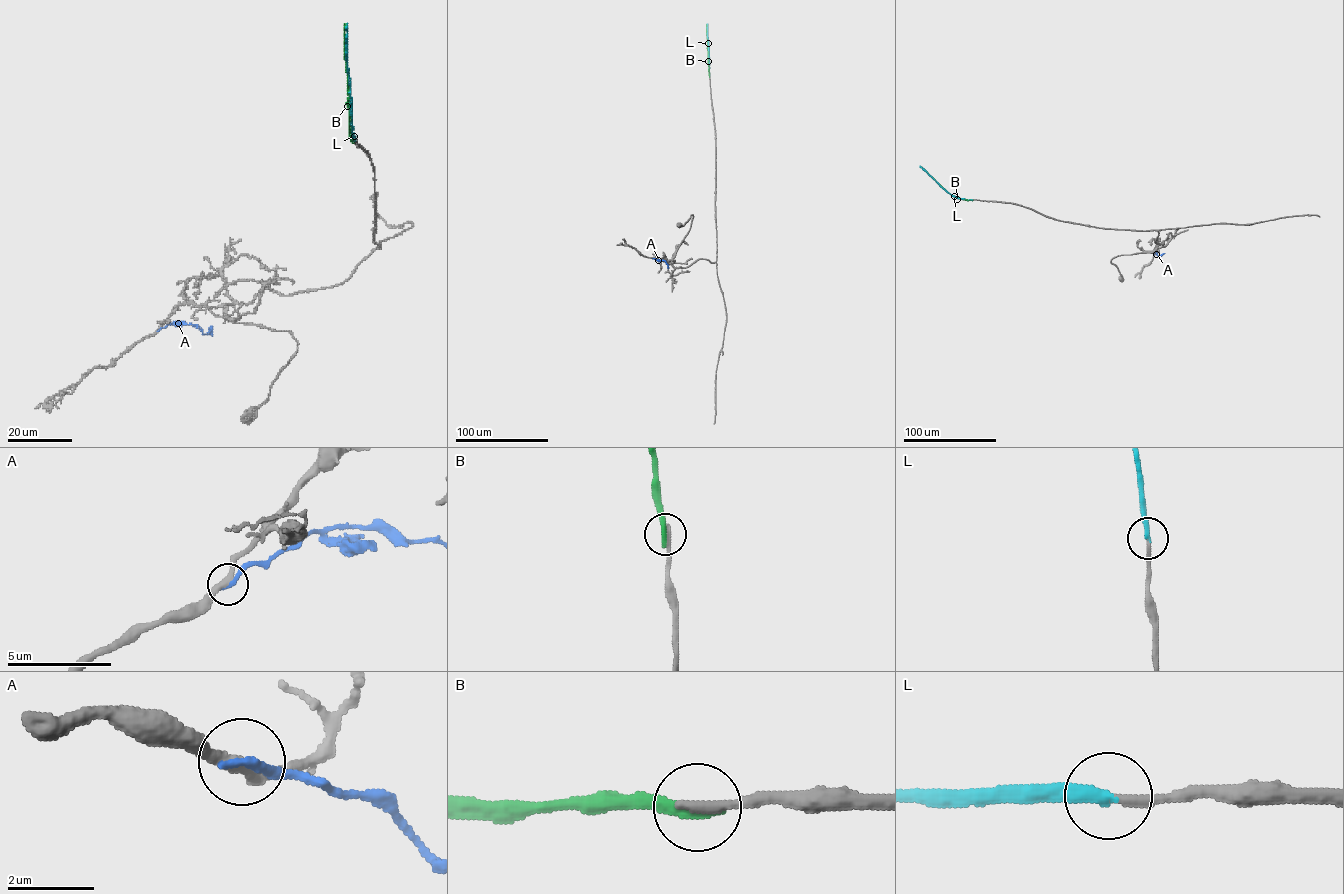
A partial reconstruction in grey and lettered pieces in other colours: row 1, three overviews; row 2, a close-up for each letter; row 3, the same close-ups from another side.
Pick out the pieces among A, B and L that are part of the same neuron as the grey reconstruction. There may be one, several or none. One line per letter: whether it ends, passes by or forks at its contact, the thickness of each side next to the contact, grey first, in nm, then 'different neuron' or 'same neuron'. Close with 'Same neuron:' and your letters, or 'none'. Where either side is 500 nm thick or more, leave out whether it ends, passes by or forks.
A: it ends; calibres 260 and 240 nm; different neuron
B: it ends; calibres 220 and 360 nm; different neuron
L: it ends; calibres 180 and 300 nm; same neuron
Same neuron: L

